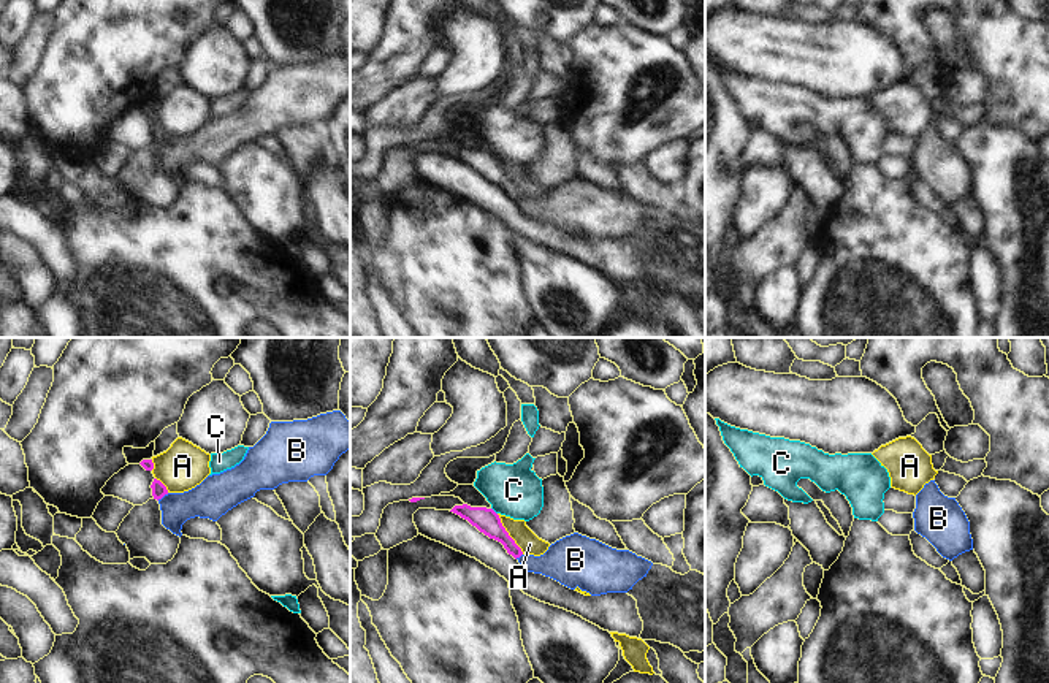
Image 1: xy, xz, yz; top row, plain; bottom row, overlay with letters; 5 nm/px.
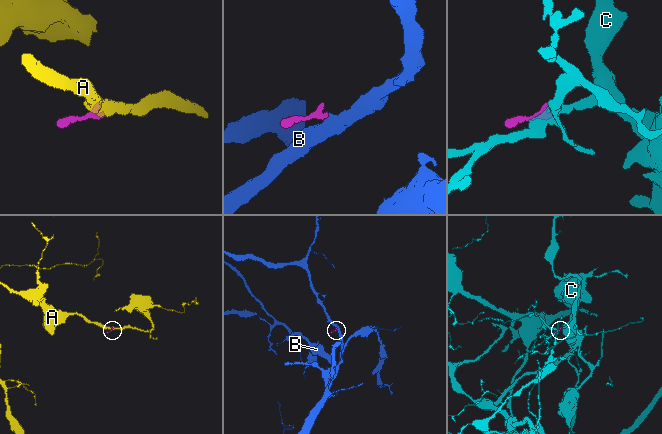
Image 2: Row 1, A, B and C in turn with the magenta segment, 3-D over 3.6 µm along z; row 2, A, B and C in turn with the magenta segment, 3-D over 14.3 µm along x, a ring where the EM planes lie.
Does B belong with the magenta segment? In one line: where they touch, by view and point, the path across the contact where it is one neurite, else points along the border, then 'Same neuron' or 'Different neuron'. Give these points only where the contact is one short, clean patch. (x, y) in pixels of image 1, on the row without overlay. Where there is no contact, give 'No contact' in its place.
Touches magenta at xy (162, 141). Path across: xy (159, 135), (162, 141), (211, 144). Same neuron.

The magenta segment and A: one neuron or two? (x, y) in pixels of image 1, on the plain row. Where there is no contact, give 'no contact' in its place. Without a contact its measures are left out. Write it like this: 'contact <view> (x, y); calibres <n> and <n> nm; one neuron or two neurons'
contact xz (507, 179); calibres 120 and 110 nm; two neurons

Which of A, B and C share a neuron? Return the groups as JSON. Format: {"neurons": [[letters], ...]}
{"neurons": [["A"], ["B"], ["C"]]}

